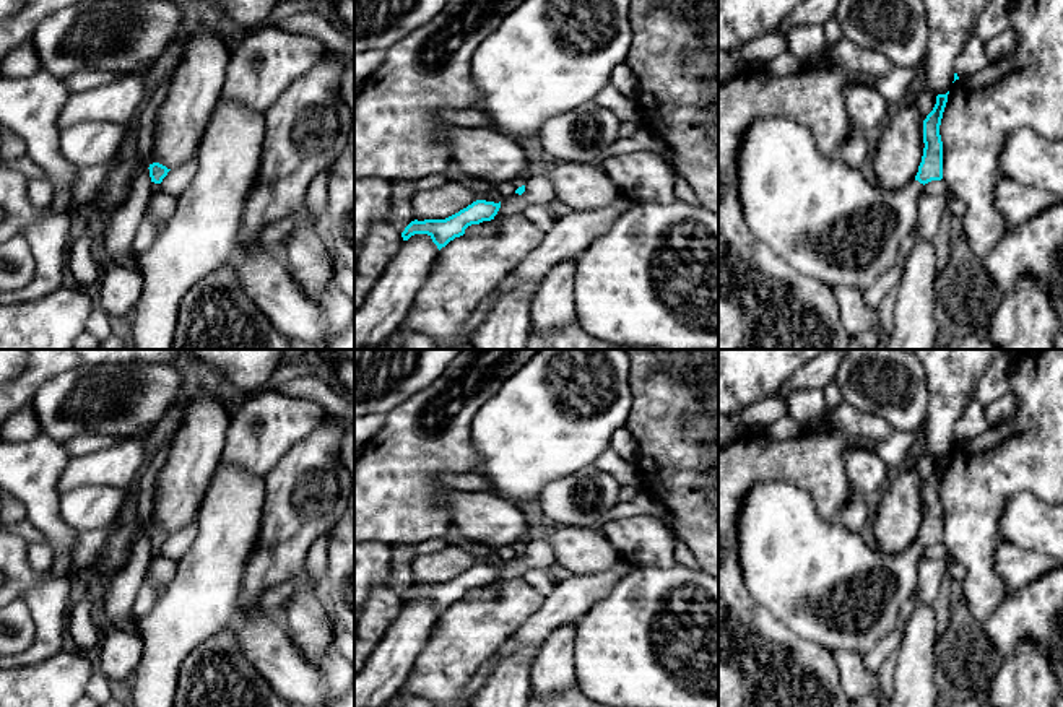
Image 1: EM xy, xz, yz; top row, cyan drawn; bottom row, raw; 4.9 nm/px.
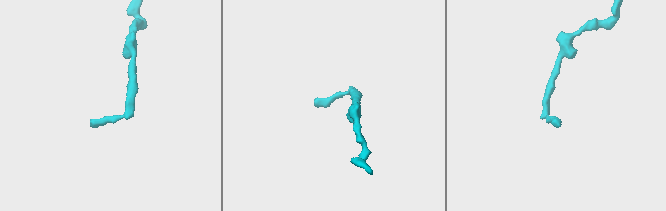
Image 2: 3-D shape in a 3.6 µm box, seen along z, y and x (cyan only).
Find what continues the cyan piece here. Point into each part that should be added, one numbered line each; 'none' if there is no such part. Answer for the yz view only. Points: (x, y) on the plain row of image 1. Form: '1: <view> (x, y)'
1: yz (826, 584)

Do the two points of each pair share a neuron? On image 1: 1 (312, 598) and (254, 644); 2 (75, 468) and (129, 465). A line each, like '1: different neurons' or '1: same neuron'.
1: different neurons
2: same neuron

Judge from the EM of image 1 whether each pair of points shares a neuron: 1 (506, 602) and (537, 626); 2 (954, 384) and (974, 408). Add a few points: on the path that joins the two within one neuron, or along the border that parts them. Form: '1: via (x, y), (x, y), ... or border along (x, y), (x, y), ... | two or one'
1: border along (545, 597), (543, 603), (501, 646) | two
2: border along (974, 399), (956, 421), (954, 436) | two

